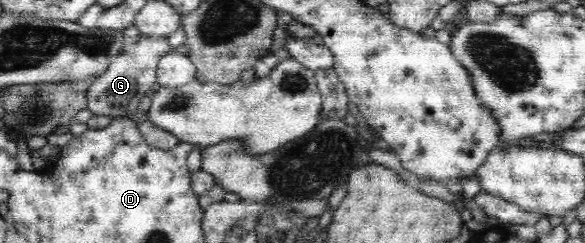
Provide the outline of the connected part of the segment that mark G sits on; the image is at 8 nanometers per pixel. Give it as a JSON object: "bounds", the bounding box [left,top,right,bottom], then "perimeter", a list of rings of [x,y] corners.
{"bounds":[86,36,174,117],"perimeter":[[[141,36],[134,43],[124,47],[108,68],[90,84],[86,92],[86,104],[94,115],[126,117],[140,110],[138,106],[145,106],[149,96],[154,91],[157,82],[157,66],[159,58],[174,49],[167,38]]]}

